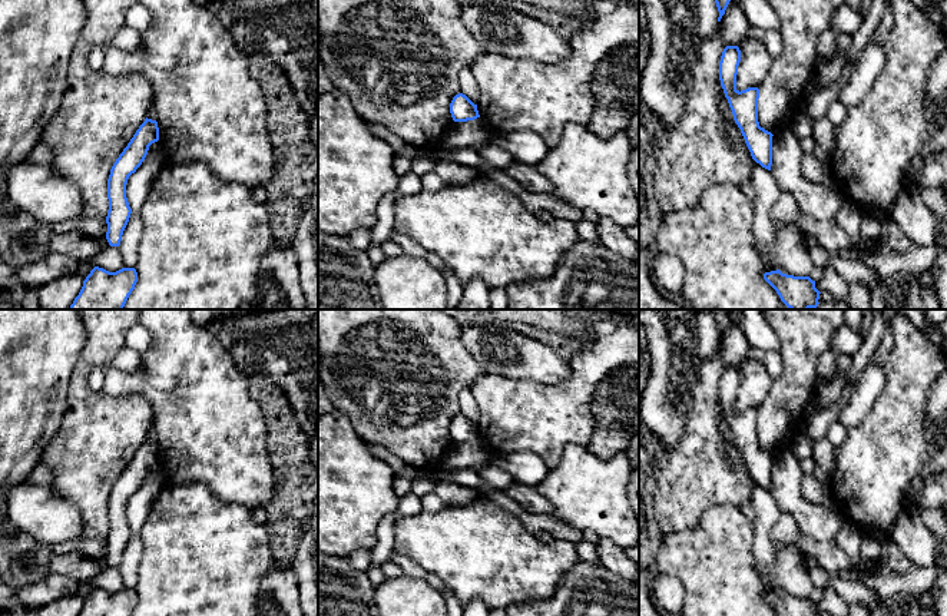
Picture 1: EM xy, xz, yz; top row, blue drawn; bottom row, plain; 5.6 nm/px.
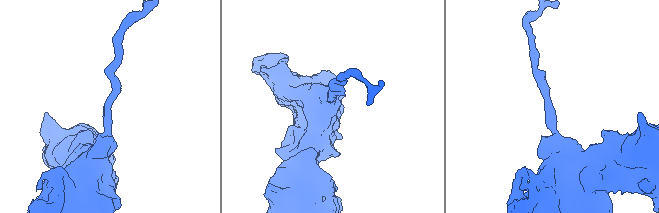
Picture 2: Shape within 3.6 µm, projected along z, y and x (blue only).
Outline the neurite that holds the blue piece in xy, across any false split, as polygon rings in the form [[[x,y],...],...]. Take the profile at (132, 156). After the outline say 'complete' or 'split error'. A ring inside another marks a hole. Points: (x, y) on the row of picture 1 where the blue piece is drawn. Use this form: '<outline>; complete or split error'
[[[146,117],[110,169],[107,179],[109,211],[106,216],[106,239],[110,246],[120,245],[132,213],[126,198],[128,179],[145,160],[149,146],[158,140],[158,122]]]; complete

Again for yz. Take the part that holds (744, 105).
[[[726,46],[719,62],[719,80],[728,99],[734,120],[741,129],[752,159],[762,168],[771,170],[772,165],[772,133],[759,126],[758,99],[759,89],[736,89],[736,74],[741,62],[738,46]]]; complete

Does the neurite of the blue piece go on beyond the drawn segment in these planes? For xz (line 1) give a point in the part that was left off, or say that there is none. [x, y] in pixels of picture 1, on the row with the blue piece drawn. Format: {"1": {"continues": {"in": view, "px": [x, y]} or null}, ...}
{"1": {"continues": null}}

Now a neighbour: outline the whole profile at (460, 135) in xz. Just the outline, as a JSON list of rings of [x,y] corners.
[[[477,117],[467,122],[454,122],[444,133],[440,149],[463,149],[483,143],[491,138],[491,130]]]

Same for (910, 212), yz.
[[[914,188],[900,193],[887,211],[887,219],[895,222],[914,245],[927,246],[938,242],[937,216]]]

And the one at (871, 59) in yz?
[[[884,27],[860,52],[848,79],[842,85],[838,100],[847,107],[857,106],[864,100],[884,69],[887,57],[881,43],[883,32]]]

